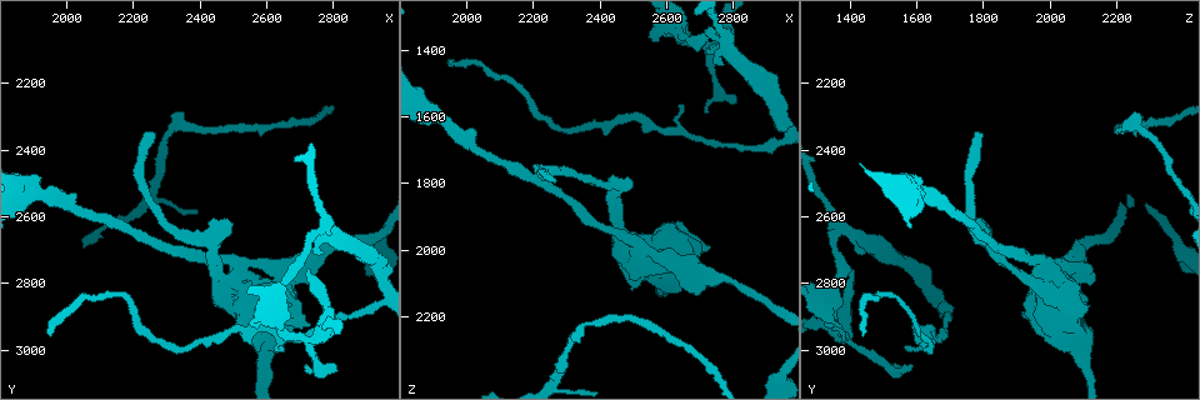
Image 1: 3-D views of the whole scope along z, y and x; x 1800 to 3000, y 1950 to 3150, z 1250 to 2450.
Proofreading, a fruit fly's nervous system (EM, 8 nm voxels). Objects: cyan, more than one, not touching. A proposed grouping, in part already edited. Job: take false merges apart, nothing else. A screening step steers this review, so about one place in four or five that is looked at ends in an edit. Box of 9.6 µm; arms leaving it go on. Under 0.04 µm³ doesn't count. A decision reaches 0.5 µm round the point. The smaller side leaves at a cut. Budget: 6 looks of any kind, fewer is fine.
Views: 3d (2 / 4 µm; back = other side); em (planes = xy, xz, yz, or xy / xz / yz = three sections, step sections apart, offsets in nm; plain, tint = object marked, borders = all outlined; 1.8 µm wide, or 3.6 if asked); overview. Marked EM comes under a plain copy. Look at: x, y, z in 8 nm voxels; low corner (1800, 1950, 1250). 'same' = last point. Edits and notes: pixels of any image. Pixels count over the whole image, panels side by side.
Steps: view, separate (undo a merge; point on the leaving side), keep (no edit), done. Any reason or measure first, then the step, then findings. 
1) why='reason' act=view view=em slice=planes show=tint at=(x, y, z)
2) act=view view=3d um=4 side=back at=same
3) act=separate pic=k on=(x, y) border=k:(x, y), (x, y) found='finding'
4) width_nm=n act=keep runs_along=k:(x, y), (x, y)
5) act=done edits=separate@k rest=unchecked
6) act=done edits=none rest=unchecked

act=view view=em slice=planes show=tint at=(2770, 2640, 1370)

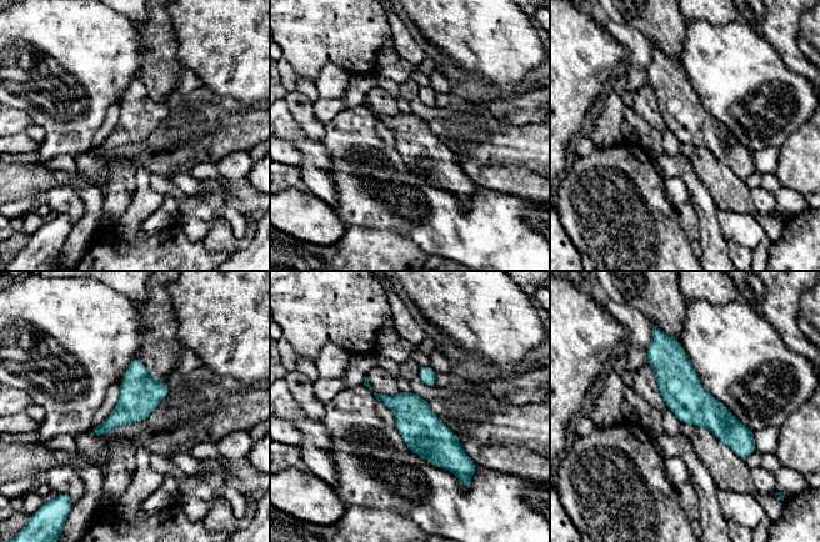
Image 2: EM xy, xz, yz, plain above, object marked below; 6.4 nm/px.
width_nm=260 act=keep found='one neuron here'

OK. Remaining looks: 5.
act=view view=em slice=planes show=borders at=(2440, 2680, 1820)

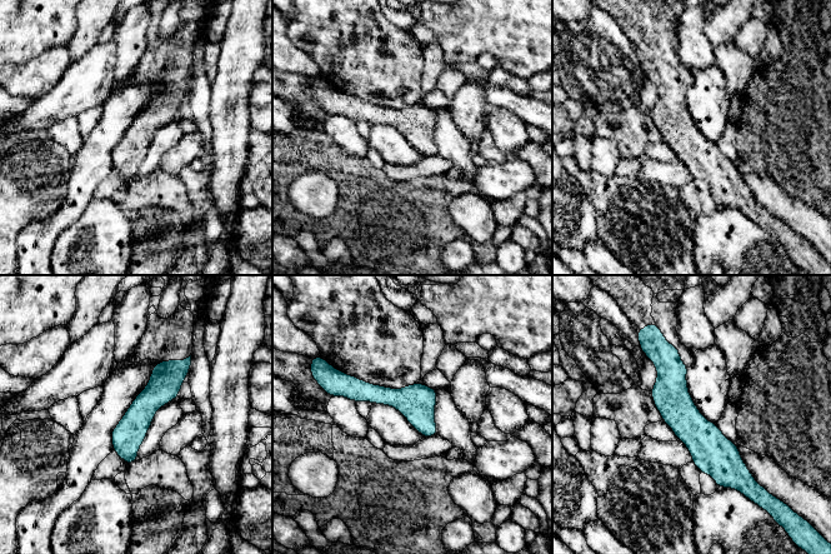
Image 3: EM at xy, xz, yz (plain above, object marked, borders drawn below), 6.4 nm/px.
act=keep runs_along=3:(666, 345), (721, 484) found='all the same neuron'

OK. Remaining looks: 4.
why='sudden change in width' act=view view=3d um=4 at=(2590, 2740, 2020)

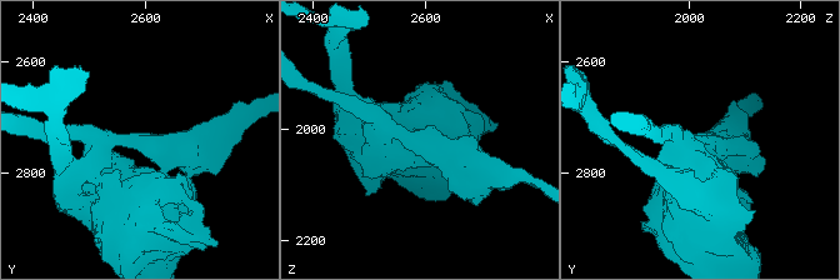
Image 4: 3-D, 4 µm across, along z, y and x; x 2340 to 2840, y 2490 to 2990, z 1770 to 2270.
why='now the EM' act=view view=em slice=yz step=8 show=tint at=(2580, 2740, 2020)

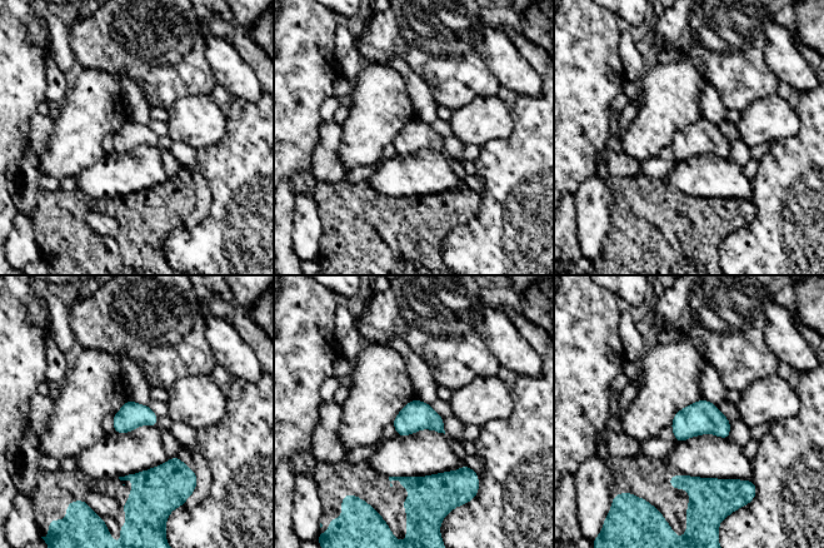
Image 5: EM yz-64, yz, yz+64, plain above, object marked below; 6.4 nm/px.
why='cut it another way' act=view view=em slice=planes show=borders at=same

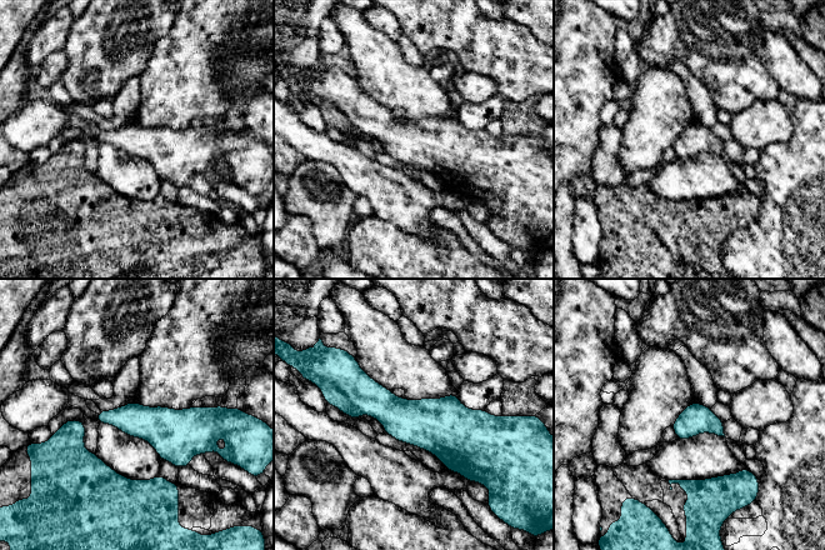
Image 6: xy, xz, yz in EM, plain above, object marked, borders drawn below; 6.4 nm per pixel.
act=separate pic=6 on=(334, 365) border=6:(334, 384), (353, 405) found='a second neuron is stuck on'

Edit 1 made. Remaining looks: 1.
act=done edits=separate@6 rest=unchecked

